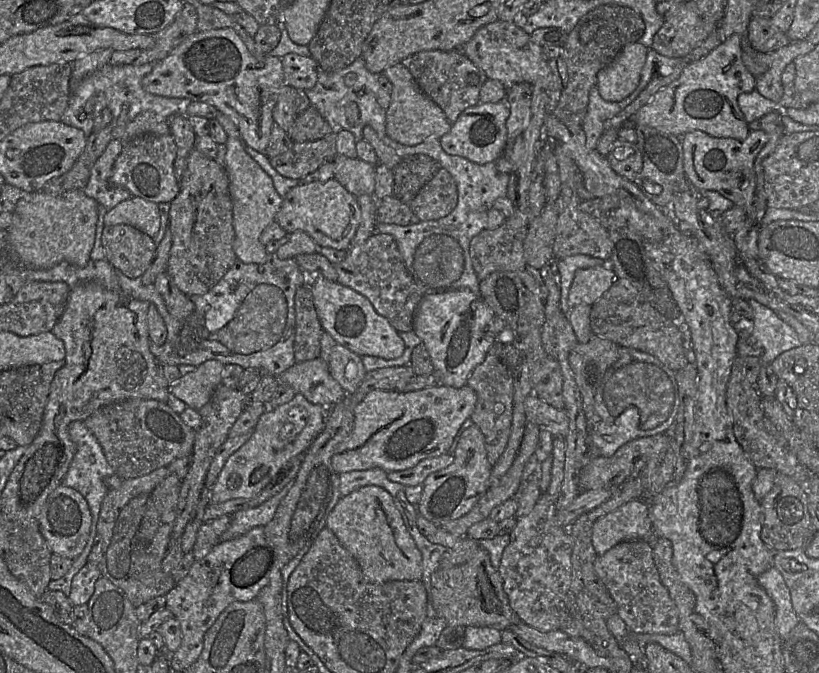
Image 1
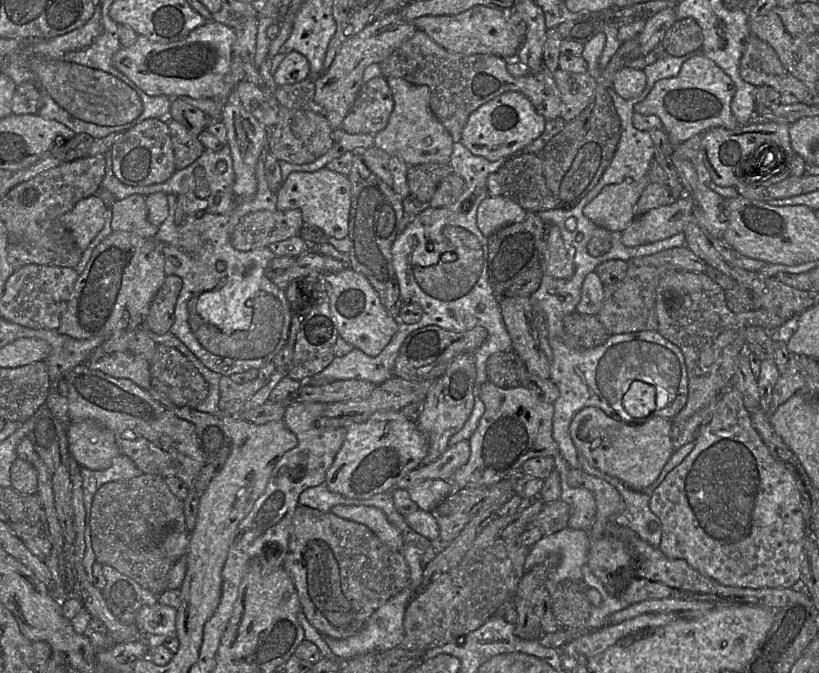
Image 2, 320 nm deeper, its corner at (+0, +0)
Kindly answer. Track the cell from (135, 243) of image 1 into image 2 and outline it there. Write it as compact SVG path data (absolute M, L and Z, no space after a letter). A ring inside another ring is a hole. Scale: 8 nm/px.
M133 194L117 200L111 211L113 232L130 232L148 239L156 237L159 227L148 220L146 196Z

